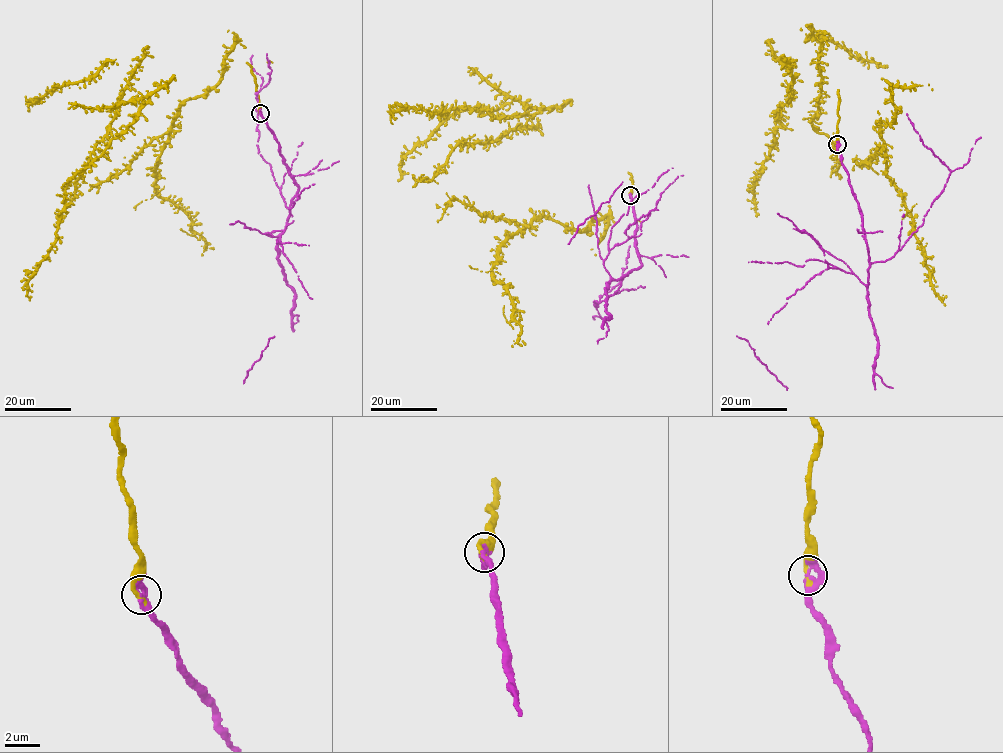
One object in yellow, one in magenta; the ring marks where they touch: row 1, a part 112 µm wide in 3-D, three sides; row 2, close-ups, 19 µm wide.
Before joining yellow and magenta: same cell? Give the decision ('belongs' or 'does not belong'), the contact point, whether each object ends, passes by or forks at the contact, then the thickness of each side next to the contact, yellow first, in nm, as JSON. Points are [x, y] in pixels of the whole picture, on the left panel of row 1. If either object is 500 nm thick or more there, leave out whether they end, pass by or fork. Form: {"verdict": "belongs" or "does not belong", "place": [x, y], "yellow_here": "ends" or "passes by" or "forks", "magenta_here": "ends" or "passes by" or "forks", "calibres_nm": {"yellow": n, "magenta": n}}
{"verdict": "belongs", "place": [260, 113], "yellow_here": "ends", "magenta_here": "passes by", "calibres_nm": {"yellow": 360, "magenta": 320}}

